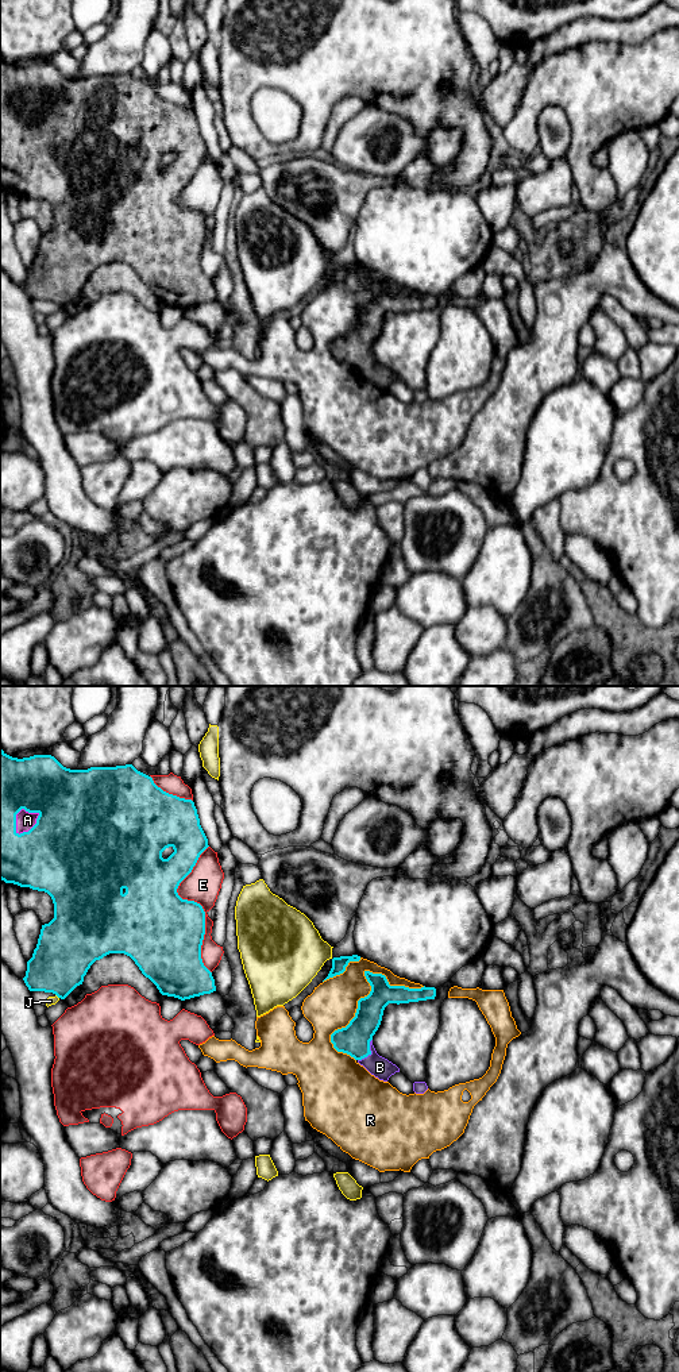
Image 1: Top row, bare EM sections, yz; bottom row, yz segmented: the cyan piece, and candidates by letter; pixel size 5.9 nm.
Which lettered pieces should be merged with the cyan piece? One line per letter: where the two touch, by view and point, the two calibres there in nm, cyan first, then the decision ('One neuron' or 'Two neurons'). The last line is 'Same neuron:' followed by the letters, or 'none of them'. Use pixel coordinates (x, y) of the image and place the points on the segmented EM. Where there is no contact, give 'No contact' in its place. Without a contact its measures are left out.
A: Touches cyan at yz (31, 828). Thickness 500 nm (cyan) against 110 nm. One neuron
B: Touches cyan at yz (370, 1052). Thickness 190 nm (cyan) against 120 nm. One neuron
E: Touches cyan at yz (199, 904). Thickness 420 nm (cyan) against 200 nm. Two neurons
J: Touches cyan at yz (57, 995). Thickness 340 nm (cyan) against 50 nm. Two neurons
R: Touches cyan at yz (369, 982). Thickness 160 nm (cyan) against 280 nm. Two neurons
Same neuron: A, B

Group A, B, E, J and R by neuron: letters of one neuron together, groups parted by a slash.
A B / E / J / R

